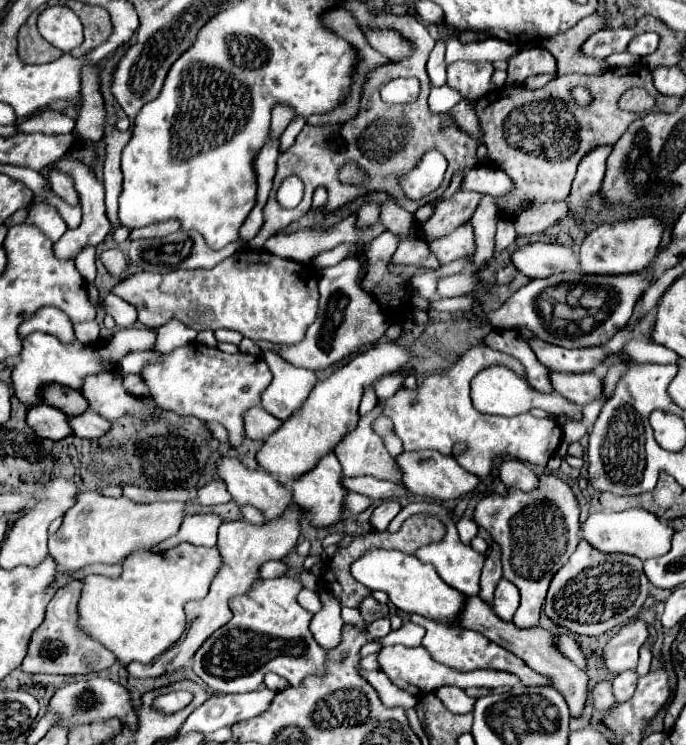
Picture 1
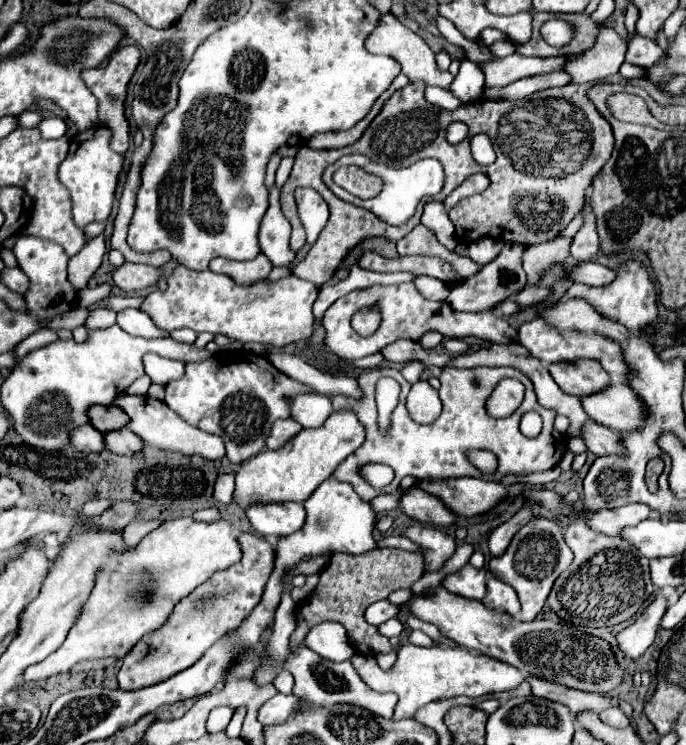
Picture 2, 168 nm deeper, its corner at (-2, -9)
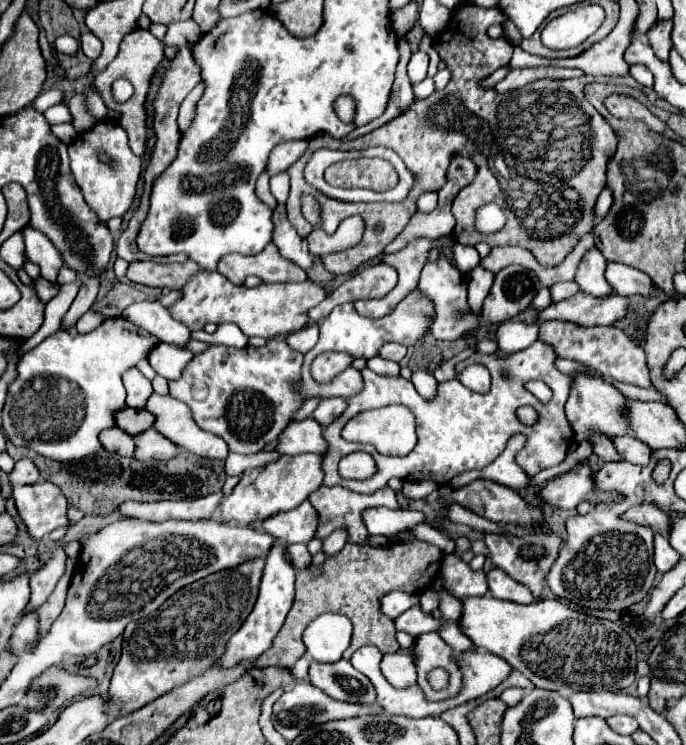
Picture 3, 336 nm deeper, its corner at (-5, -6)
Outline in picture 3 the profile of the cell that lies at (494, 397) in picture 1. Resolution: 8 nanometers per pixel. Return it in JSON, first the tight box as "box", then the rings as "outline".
{"box":[614,435,652,465],"outline":[[[624,435],[624,437],[616,437],[614,439],[616,449],[622,453],[622,457],[634,465],[648,465],[652,449],[642,443],[640,439],[636,439],[634,435]]]}

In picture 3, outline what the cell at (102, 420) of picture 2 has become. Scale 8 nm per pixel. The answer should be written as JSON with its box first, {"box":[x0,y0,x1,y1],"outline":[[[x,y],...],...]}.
{"box":[116,407,154,437],"outline":[[[126,407],[126,409],[116,413],[116,425],[134,437],[134,435],[138,435],[154,425],[154,415],[146,409]]]}

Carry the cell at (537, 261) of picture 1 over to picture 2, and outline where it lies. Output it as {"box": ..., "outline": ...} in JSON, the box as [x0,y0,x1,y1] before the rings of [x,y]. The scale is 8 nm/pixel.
{"box":[565,262,615,286],"outline":[[[583,262],[565,268],[565,276],[571,278],[573,282],[583,282],[587,286],[603,286],[615,278],[615,272],[597,262]]]}

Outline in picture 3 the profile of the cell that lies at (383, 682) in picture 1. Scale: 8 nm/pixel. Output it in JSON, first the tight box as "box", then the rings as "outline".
{"box":[310,659,374,703],"outline":[[[348,659],[338,663],[310,663],[310,683],[328,693],[332,699],[348,703],[374,703],[374,685],[358,673]]]}

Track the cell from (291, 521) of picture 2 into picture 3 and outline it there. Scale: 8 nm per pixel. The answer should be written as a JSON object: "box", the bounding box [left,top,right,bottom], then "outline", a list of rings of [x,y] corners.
{"box":[262,499,318,543],"outline":[[[306,499],[298,509],[276,513],[266,523],[262,523],[264,531],[274,535],[284,543],[308,543],[316,535],[318,513],[312,503]]]}

